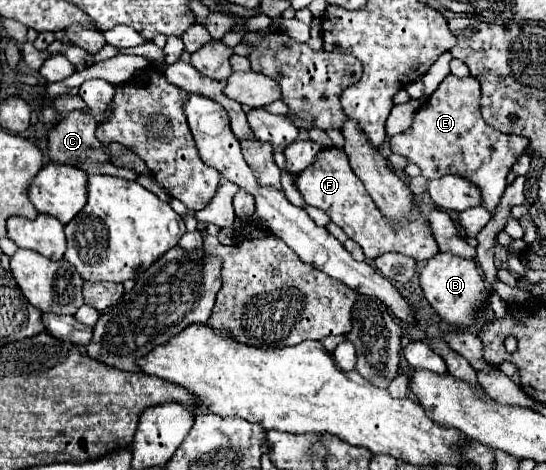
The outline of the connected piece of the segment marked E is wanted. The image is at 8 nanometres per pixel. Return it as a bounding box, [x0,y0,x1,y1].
[391,74,529,212]

